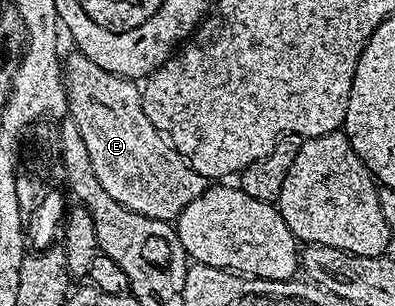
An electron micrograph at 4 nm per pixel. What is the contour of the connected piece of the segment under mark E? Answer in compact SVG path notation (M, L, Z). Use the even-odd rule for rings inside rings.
M72 52L68 58L66 55L63 81L67 88L69 117L76 122L81 137L85 140L93 169L97 174L99 189L104 190L118 206L124 206L134 214L168 224L178 220L183 214L183 209L203 193L205 182L167 143L167 139L157 132L157 128L149 124L149 116L145 116L140 87L134 81L110 74L105 68L93 64L93 60L78 52Z

